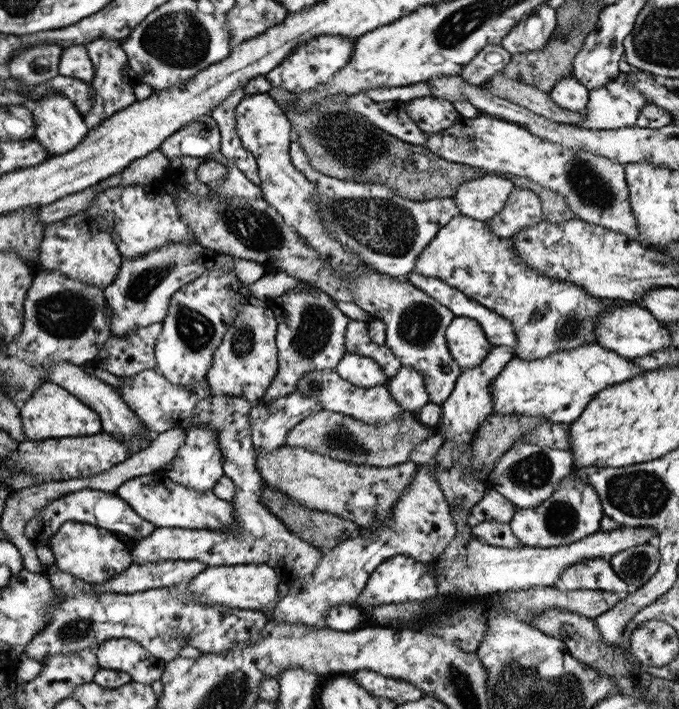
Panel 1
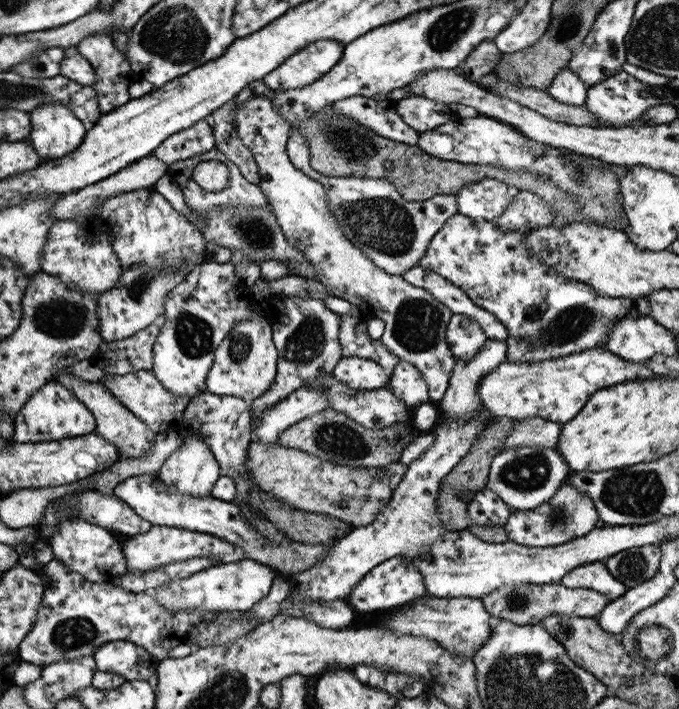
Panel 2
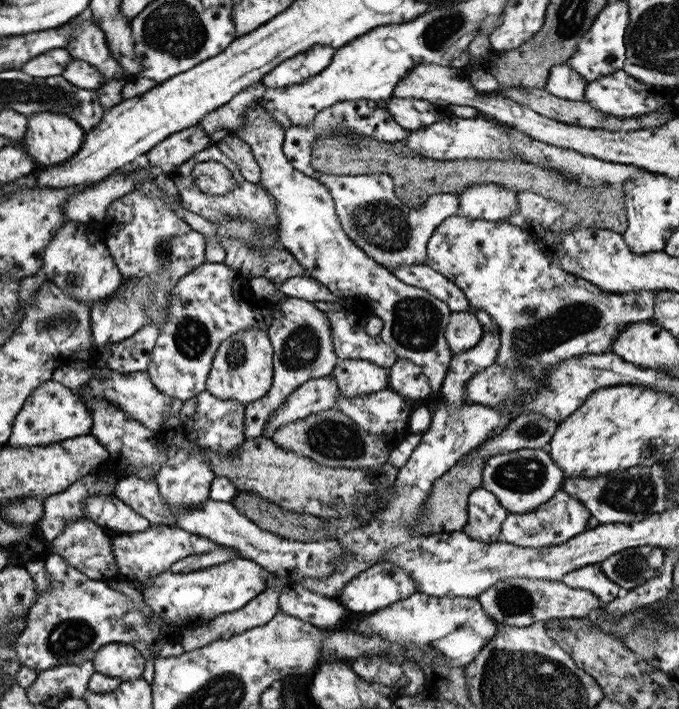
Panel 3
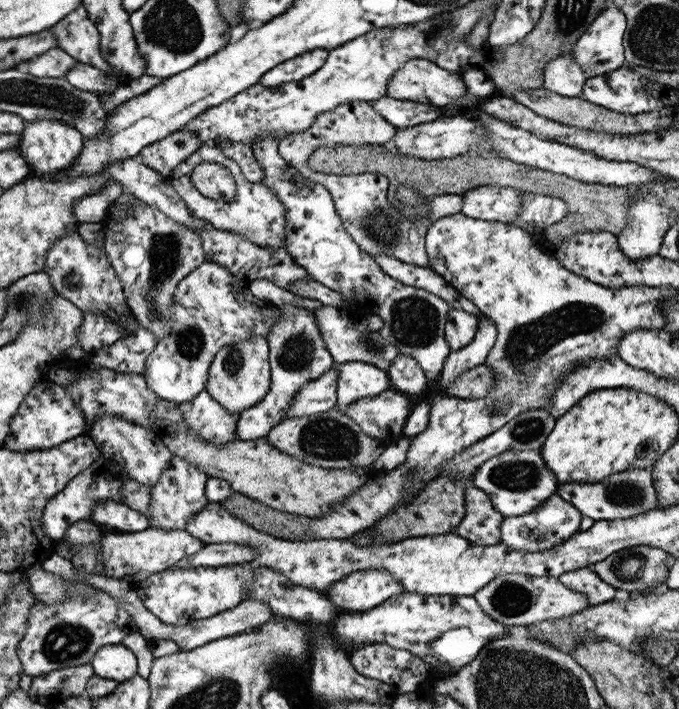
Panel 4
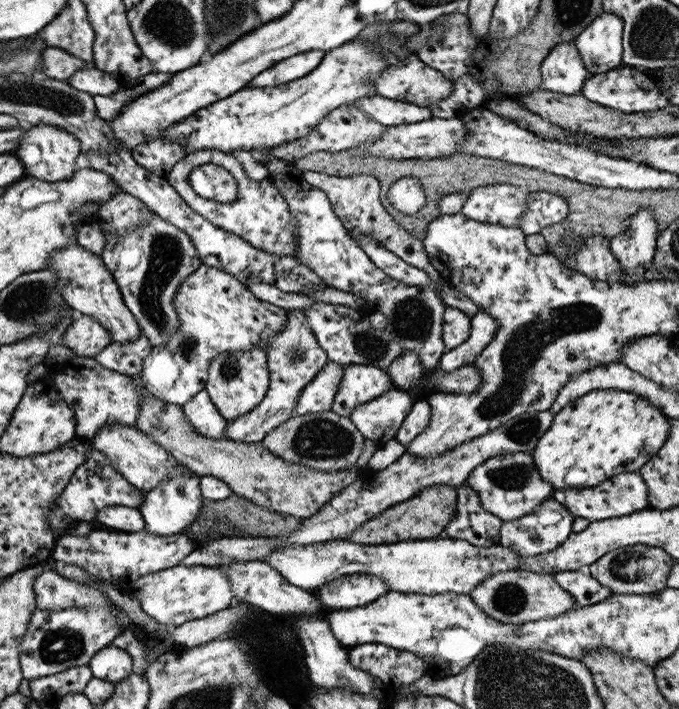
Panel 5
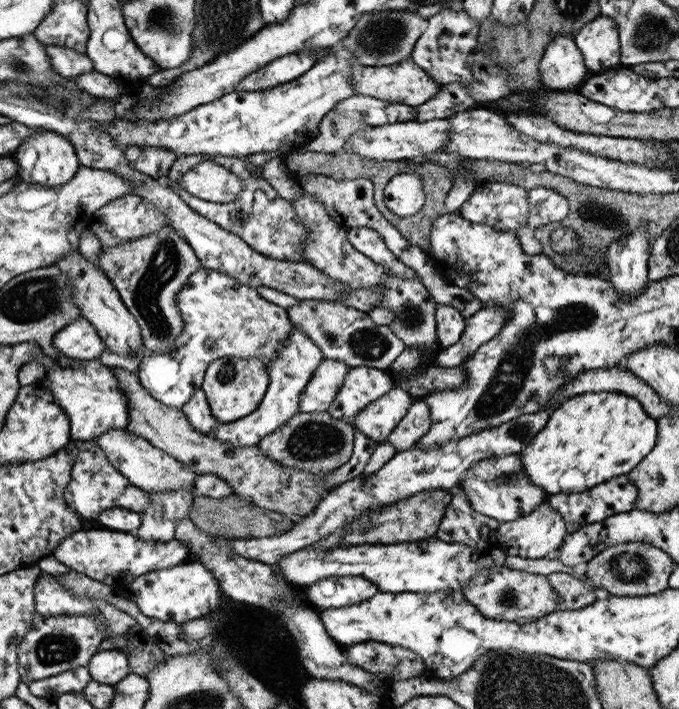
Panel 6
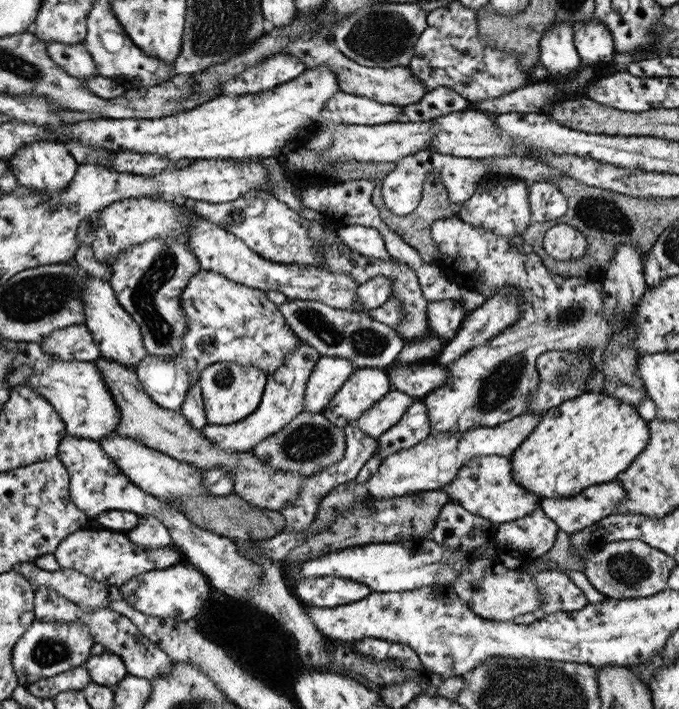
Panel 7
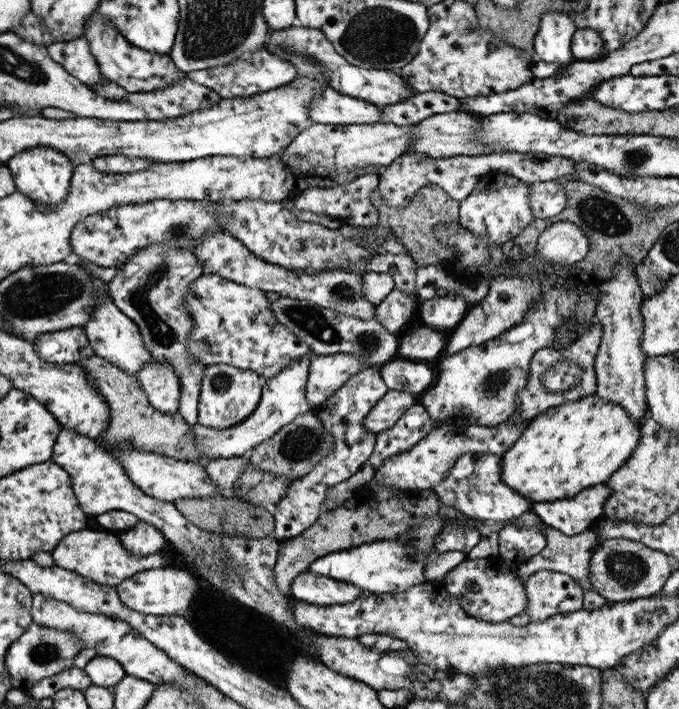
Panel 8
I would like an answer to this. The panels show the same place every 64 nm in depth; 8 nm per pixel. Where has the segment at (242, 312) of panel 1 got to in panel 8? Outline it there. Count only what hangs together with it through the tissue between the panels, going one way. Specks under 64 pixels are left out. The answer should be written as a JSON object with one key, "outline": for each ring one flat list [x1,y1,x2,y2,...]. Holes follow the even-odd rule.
{"outline":[[210,364,204,367,198,394,196,423,221,430,240,423,255,410,262,384,266,381,252,370,241,370,228,364]]}

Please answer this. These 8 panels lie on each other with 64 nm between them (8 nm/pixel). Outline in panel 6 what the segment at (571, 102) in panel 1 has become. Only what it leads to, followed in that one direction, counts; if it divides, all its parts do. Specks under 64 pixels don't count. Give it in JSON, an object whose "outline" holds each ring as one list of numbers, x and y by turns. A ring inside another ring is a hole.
{"outline":[[555,35,547,42,538,62,538,72,539,89,557,92,578,92,590,74,569,35]]}

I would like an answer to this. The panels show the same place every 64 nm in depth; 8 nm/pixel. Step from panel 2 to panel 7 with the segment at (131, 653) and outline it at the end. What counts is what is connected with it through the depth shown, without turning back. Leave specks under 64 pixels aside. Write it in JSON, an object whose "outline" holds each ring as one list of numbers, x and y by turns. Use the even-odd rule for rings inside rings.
{"outline":[[107,652,90,656,83,667,90,682,103,687,113,687,127,676,127,670,121,658]]}

